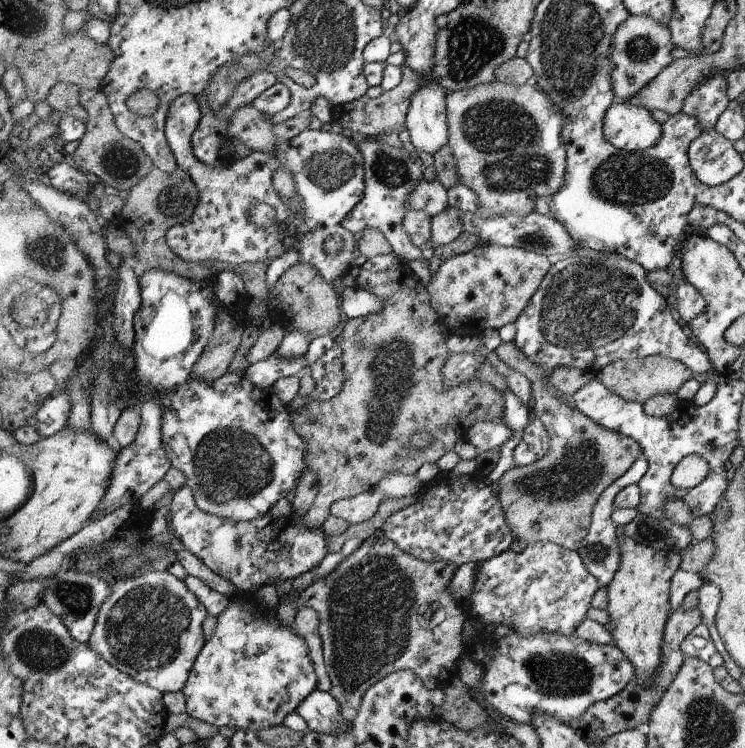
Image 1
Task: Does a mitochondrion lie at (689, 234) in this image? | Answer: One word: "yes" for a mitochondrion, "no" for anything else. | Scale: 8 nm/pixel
no

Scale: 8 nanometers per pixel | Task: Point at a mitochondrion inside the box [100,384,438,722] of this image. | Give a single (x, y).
(369, 608)

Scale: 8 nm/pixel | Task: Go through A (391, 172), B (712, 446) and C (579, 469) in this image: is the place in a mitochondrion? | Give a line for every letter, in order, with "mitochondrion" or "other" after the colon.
A: mitochondrion
B: mitochondrion
C: mitochondrion

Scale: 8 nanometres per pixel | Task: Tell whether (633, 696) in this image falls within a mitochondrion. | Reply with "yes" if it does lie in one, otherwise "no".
no

